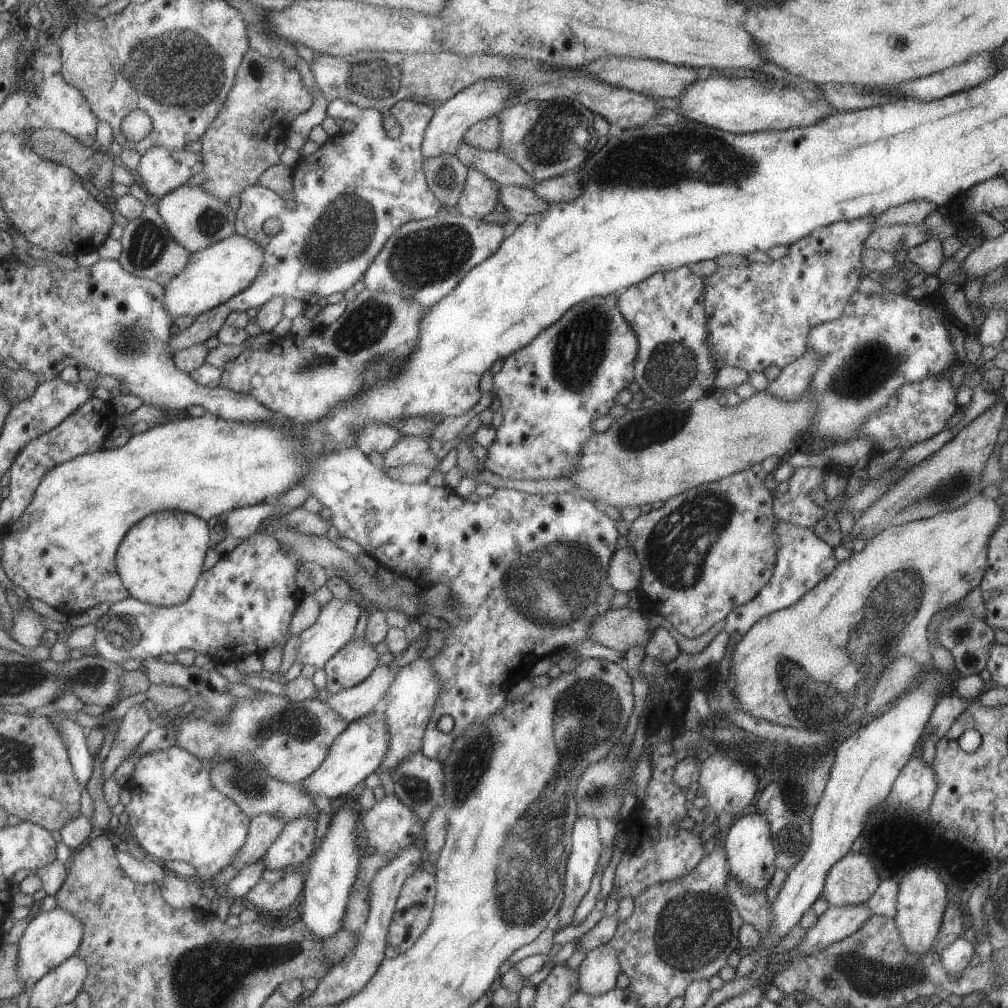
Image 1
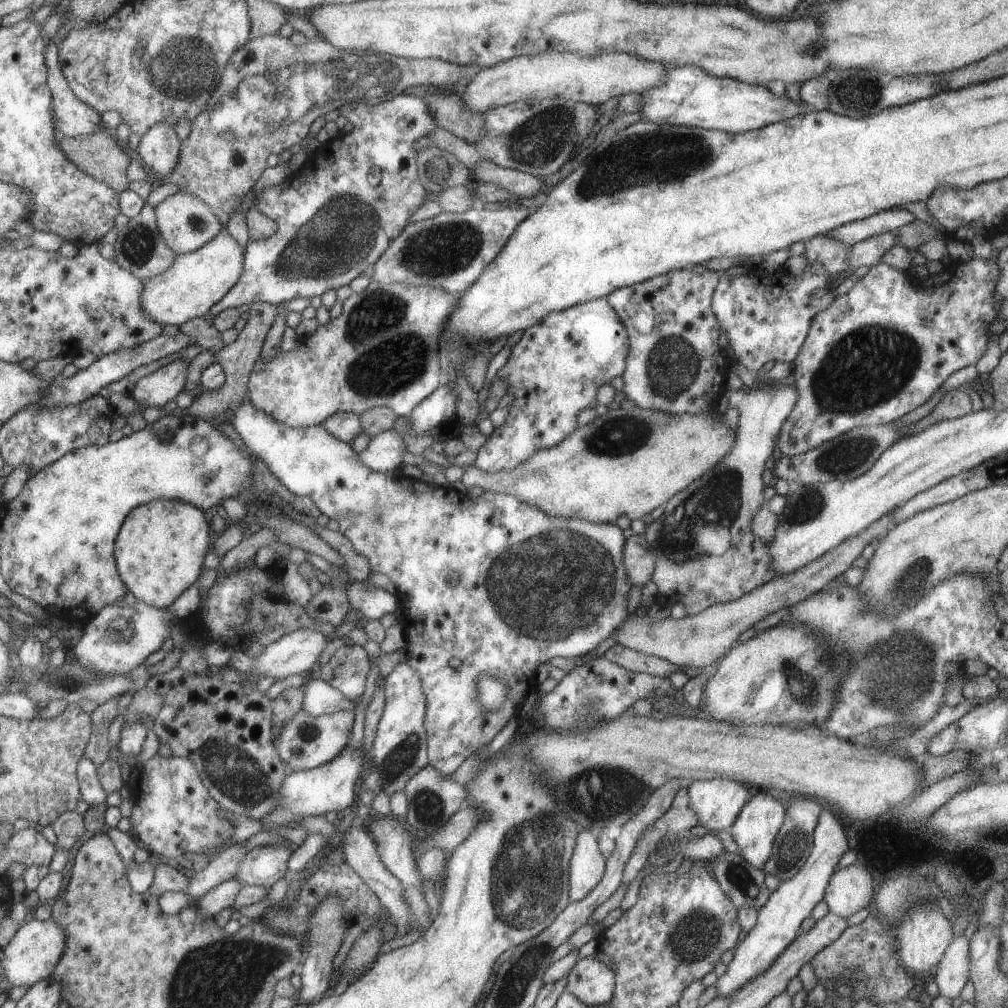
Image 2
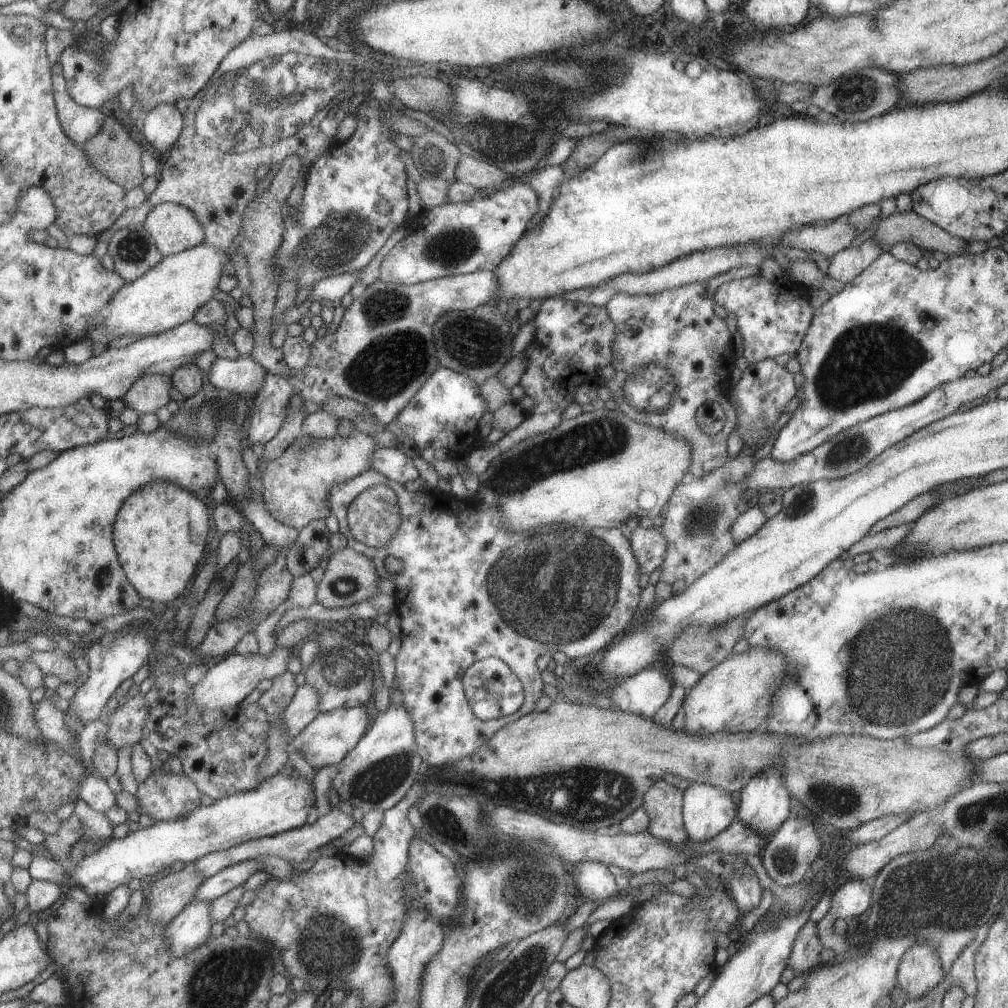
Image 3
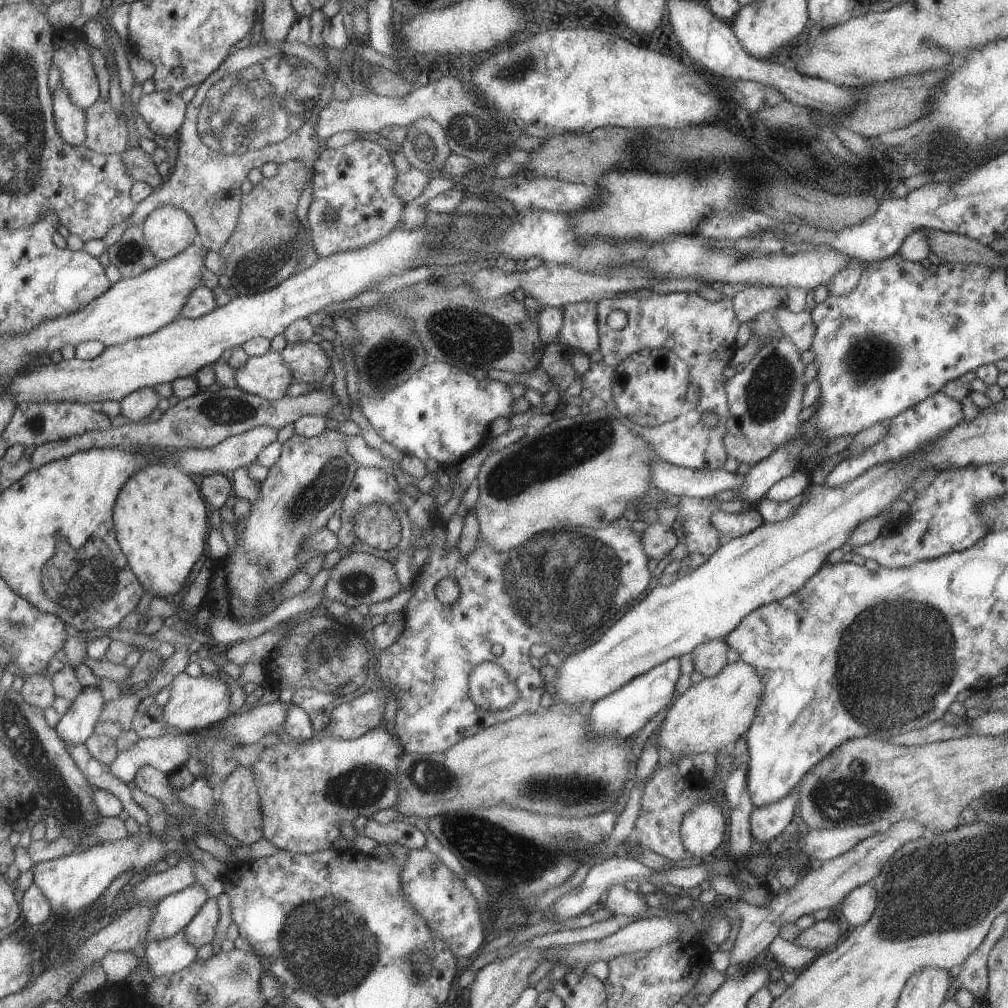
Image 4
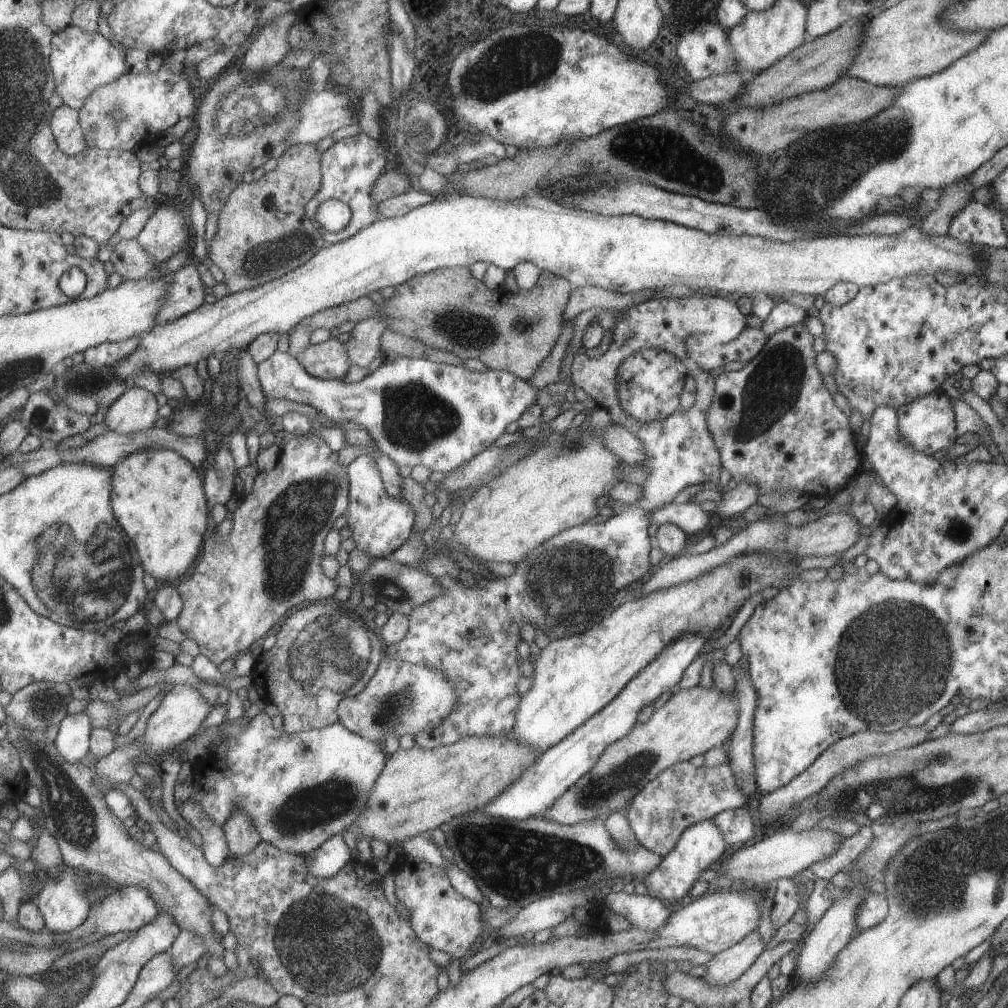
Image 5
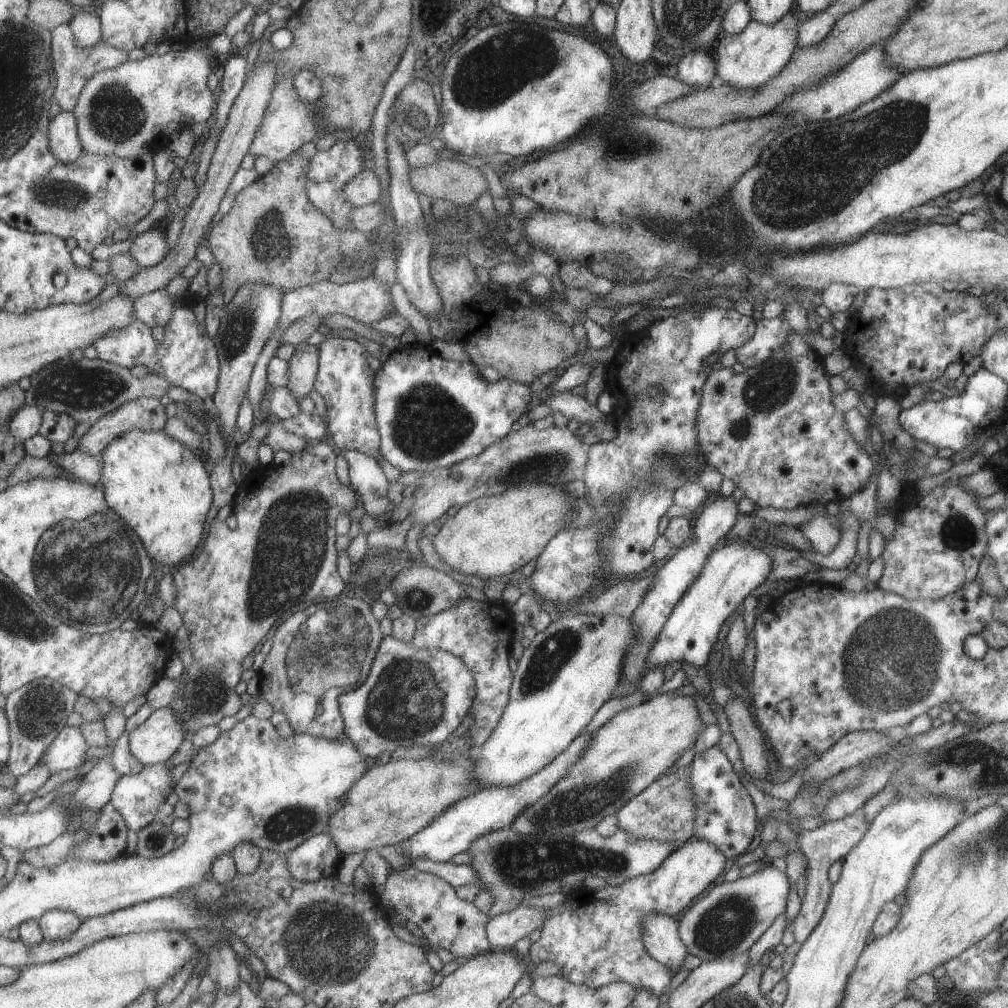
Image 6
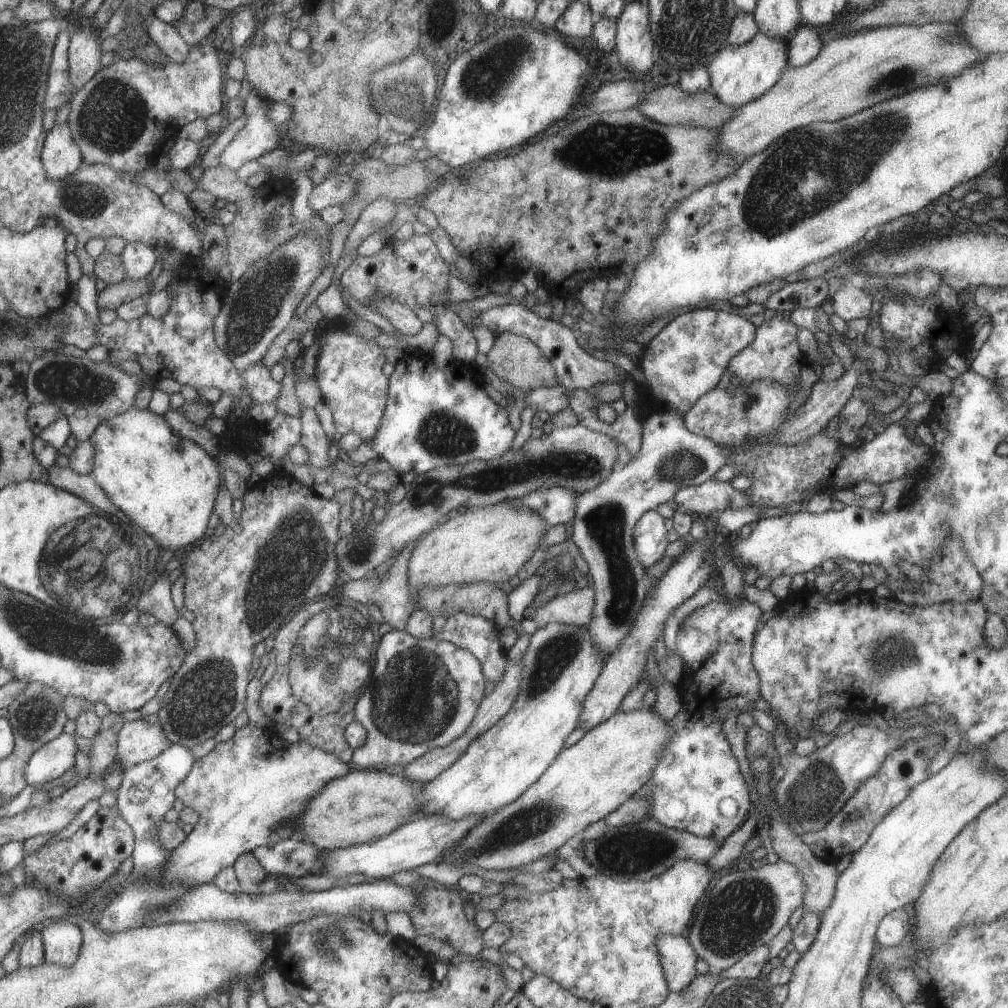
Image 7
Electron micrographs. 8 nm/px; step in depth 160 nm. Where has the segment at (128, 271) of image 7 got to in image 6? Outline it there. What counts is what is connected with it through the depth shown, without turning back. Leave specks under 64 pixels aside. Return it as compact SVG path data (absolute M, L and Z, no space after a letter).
M151 227L137 235L128 253L140 268L149 268L163 260L167 248L169 248L169 242L167 242L165 229Z

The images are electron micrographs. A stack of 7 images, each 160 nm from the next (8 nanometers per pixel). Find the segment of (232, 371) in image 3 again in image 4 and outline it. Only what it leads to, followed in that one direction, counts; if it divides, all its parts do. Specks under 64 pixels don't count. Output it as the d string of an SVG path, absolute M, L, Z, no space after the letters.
M273 350L249 357L240 369L233 372L233 380L238 389L260 396L269 402L283 397L291 378L282 356Z

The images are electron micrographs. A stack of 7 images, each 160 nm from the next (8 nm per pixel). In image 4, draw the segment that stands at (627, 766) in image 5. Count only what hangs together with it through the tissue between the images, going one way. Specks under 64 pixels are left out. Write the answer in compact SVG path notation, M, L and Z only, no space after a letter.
M741 660L727 663L712 677L703 677L699 682L691 683L666 709L657 734L657 752L665 747L677 758L677 755L685 755L686 752L715 754L723 750L747 732L762 698L763 687L760 674Z

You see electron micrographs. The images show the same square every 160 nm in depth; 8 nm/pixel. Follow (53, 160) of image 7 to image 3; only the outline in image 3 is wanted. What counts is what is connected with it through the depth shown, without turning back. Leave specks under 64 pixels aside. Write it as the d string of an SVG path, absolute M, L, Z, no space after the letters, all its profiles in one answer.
M59 62L53 66L53 94L55 95L56 114L65 136L76 145L82 145L88 138L99 133L104 121L100 109L78 105L69 96L62 68Z

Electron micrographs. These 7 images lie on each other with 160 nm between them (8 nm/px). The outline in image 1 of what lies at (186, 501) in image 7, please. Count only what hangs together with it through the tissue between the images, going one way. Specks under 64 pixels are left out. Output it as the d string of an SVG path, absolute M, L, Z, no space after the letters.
M179 510L153 512L135 522L121 538L115 556L117 575L130 597L159 607L185 602L201 575L209 529L201 518Z

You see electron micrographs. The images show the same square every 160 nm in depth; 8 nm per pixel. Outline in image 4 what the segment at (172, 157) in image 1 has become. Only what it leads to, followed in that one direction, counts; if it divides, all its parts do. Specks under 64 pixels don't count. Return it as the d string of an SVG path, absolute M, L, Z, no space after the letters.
M153 91L140 96L137 104L131 106L157 136L171 136L181 126L186 111L185 102L179 94L169 91Z

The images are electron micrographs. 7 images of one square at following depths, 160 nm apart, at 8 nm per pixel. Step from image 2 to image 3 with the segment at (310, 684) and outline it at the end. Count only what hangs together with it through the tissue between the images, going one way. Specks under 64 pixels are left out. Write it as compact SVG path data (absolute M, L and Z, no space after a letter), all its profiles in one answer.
M307 683L296 687L292 701L281 716L288 742L319 713L317 691Z

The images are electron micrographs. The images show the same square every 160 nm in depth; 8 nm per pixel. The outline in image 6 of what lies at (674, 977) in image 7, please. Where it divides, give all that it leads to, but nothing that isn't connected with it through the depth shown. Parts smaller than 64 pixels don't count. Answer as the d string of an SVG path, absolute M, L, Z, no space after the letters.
M645 914L645 918L641 918L641 934L647 954L673 975L679 972L688 952L679 938L677 918L665 914Z

